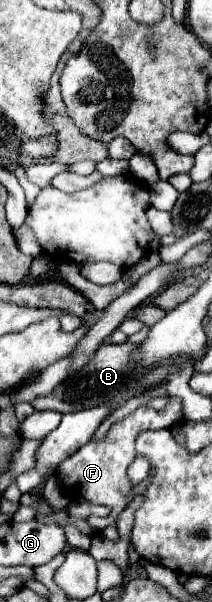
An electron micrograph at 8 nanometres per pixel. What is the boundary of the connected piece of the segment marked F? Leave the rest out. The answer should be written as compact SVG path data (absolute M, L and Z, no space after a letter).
M170 397L170 403L168 403L168 407L164 411L138 407L134 413L130 413L122 421L114 423L102 441L98 441L98 443L90 441L82 449L78 449L72 457L62 461L62 465L58 469L58 477L64 483L64 489L68 491L70 497L84 497L84 499L88 499L92 503L106 505L106 507L112 509L112 513L108 517L90 515L86 519L86 523L94 529L94 533L102 533L106 527L116 525L118 515L126 509L126 505L134 497L132 495L134 485L128 479L126 469L132 463L132 459L136 457L136 449L134 449L136 435L146 431L146 429L170 429L180 419L182 419L182 405L180 405L180 399L176 399L176 397Z

